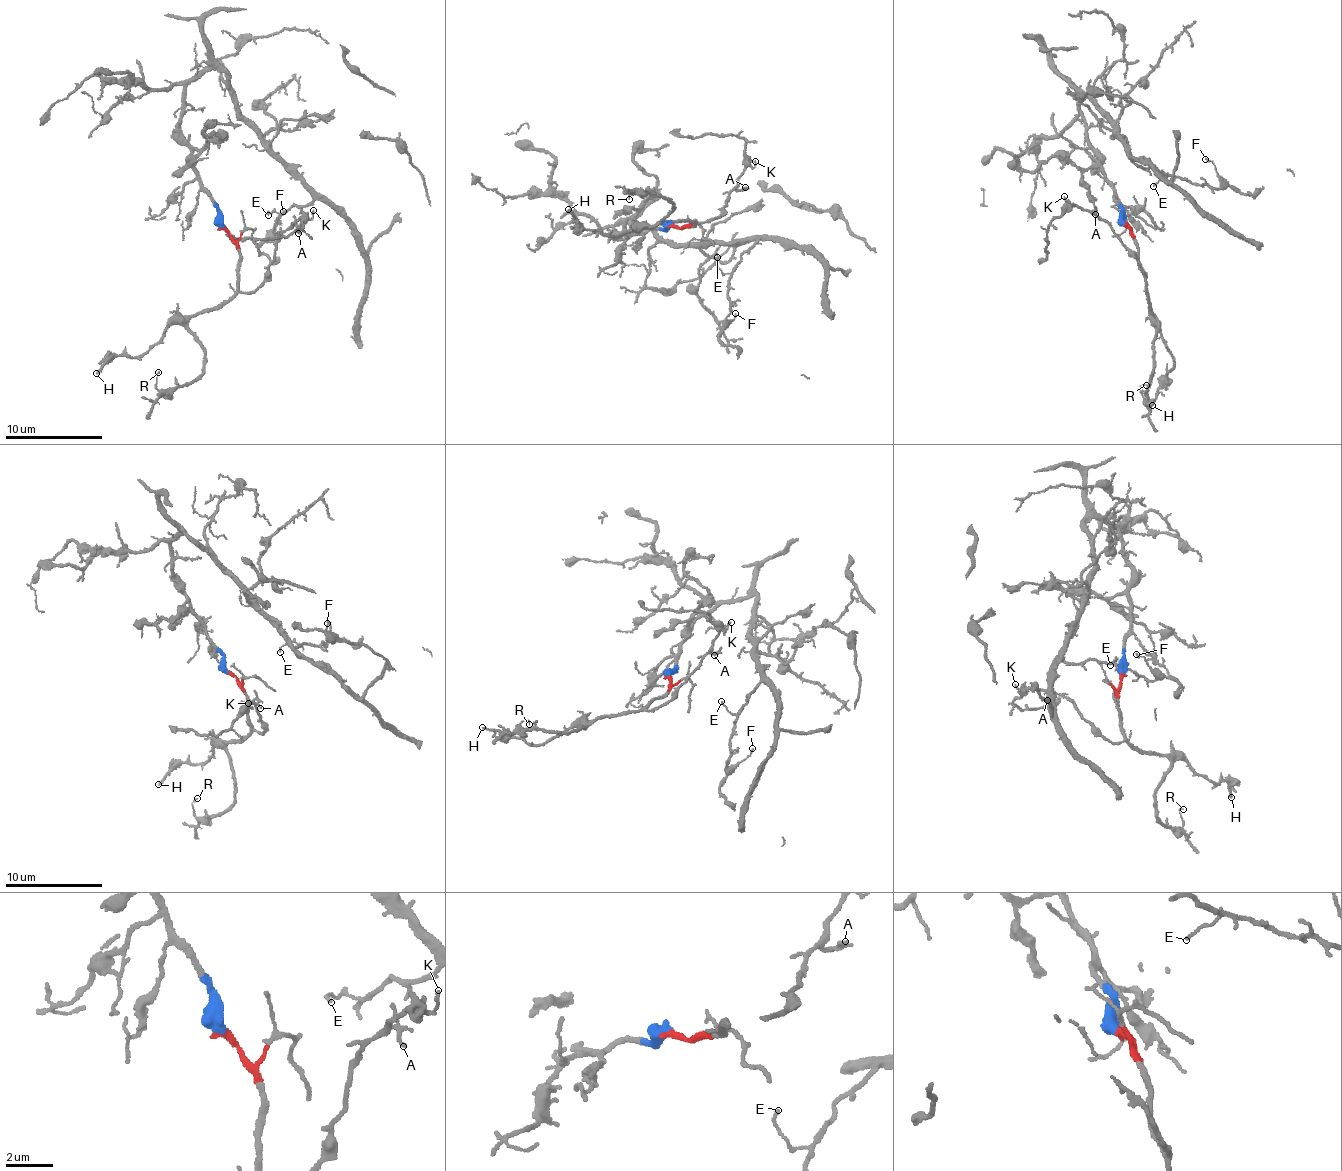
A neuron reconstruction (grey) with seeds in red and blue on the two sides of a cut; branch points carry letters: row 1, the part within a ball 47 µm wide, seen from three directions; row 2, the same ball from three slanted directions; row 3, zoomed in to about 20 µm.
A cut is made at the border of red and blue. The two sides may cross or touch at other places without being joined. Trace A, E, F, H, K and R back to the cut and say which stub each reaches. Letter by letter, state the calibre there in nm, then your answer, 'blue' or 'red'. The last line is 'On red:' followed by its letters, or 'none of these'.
A: 110 nm | red
E: 100 nm | blue
F: 130 nm | blue
H: 150 nm | red
K: 110 nm | red
R: 100 nm | red
On red: A, H, K, R

